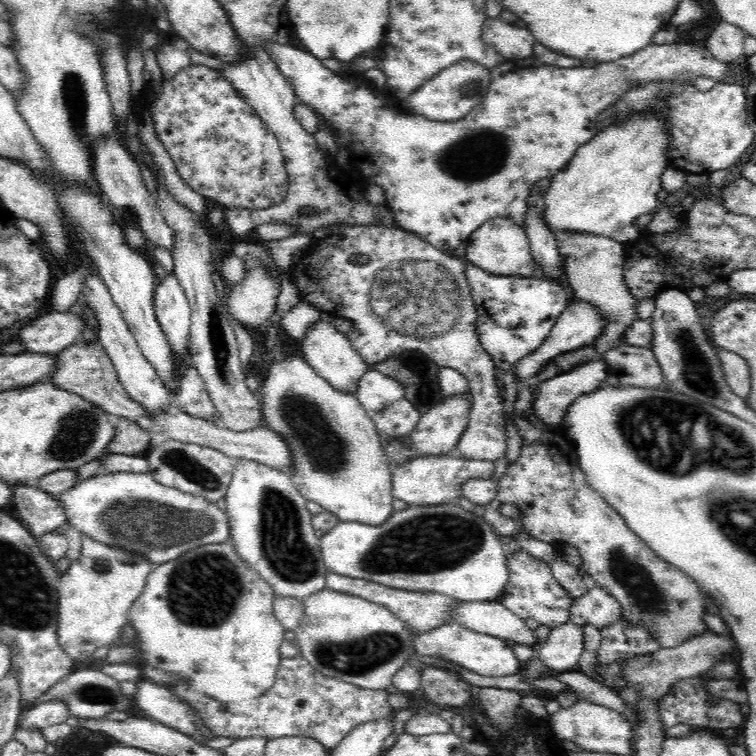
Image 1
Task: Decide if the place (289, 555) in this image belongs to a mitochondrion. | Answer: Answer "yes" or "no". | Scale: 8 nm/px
yes

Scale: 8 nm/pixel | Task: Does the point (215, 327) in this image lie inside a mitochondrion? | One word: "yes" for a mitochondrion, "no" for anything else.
yes

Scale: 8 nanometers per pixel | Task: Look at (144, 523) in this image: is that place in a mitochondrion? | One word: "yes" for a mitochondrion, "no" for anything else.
yes

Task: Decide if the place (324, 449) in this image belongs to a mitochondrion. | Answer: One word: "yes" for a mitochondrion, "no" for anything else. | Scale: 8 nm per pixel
yes

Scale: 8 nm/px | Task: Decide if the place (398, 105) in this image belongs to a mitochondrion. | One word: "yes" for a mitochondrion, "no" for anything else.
no

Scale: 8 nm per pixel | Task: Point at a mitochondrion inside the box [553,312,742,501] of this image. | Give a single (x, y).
(683, 336)

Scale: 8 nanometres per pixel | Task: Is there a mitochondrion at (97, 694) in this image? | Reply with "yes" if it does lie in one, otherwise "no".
yes

